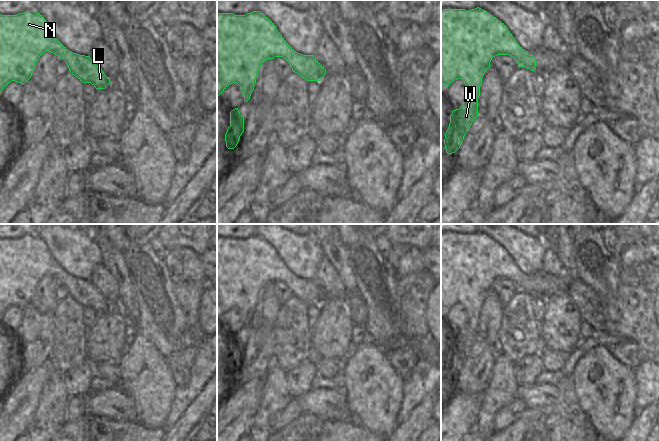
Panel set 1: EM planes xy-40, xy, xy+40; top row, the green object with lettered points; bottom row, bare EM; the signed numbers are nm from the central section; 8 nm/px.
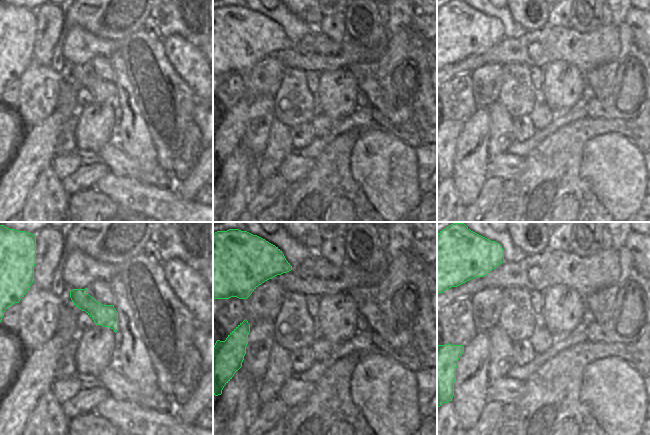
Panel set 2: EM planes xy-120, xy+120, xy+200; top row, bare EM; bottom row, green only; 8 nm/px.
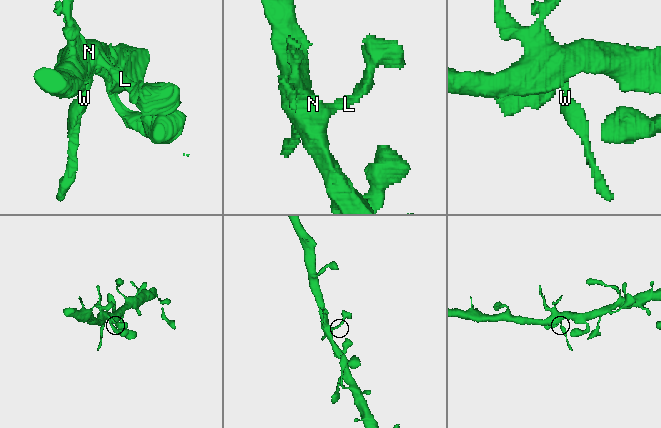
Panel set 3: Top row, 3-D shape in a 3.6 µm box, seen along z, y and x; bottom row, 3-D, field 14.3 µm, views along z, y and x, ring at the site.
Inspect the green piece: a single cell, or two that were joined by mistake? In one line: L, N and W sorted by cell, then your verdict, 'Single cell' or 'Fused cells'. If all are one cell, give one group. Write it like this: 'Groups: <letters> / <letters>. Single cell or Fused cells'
Groups: L N W. Single cell.

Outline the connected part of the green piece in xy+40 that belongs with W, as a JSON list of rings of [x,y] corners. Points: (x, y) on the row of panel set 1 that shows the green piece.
[[[479,7],[469,11],[465,9],[441,10],[441,83],[448,87],[453,81],[461,79],[468,90],[466,100],[450,115],[450,123],[444,139],[448,155],[460,148],[472,122],[478,117],[478,98],[482,78],[490,67],[492,58],[497,55],[513,57],[518,67],[525,67],[531,71],[536,68],[534,56],[529,55],[528,51],[516,42],[504,23],[487,11]]]

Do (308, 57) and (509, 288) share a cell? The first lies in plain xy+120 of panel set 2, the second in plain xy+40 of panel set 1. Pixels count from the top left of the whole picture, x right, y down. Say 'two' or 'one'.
two

